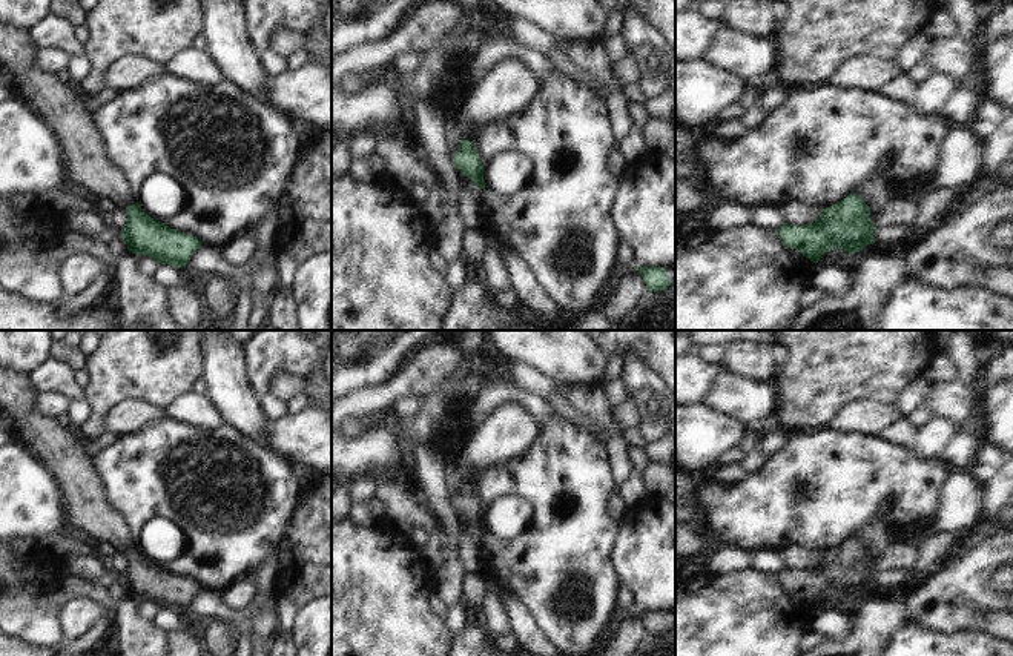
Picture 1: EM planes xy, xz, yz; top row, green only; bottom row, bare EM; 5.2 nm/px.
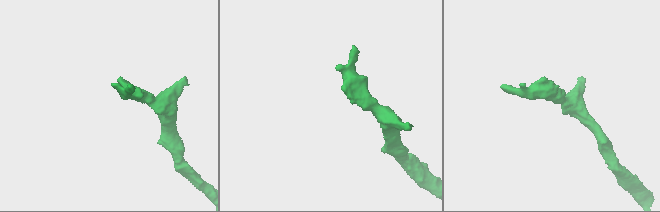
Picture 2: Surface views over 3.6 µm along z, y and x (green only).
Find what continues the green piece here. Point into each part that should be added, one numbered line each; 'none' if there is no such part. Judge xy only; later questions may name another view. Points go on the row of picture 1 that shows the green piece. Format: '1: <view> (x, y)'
1: xy (59, 103)

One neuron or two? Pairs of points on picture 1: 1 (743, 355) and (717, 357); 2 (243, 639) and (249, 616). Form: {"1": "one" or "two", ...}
{"1": "two", "2": "two"}

